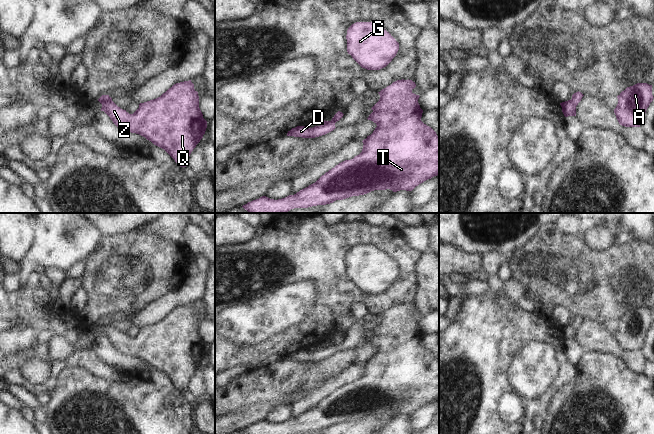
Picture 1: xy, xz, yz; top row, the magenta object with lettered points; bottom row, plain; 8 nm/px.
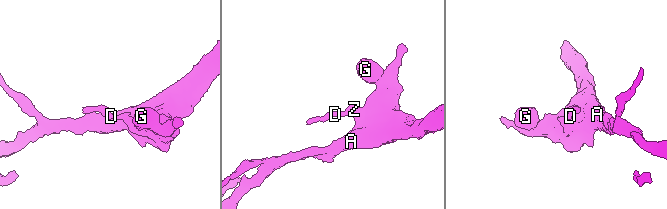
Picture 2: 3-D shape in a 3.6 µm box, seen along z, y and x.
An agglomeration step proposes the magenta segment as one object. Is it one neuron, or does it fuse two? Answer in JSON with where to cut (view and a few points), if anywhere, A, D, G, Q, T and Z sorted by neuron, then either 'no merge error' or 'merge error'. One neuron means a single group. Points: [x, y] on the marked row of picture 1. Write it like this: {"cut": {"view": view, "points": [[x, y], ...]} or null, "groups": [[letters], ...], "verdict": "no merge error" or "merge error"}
{"cut": {"view": "xy", "points": [[111, 99], [102, 105]]}, "groups": [["A", "G", "Q", "T", "Z"], ["D"]], "verdict": "merge error"}

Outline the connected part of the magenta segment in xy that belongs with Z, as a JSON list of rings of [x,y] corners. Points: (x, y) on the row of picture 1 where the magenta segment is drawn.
[[[191,80],[176,83],[160,97],[140,103],[133,114],[121,109],[112,100],[102,105],[101,111],[104,111],[118,128],[139,134],[164,149],[180,167],[186,167],[187,159],[207,128],[207,121],[199,108],[198,92]]]

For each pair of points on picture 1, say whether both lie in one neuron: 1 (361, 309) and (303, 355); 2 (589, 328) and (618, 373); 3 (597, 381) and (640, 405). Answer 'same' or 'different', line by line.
1: same
2: different
3: same

